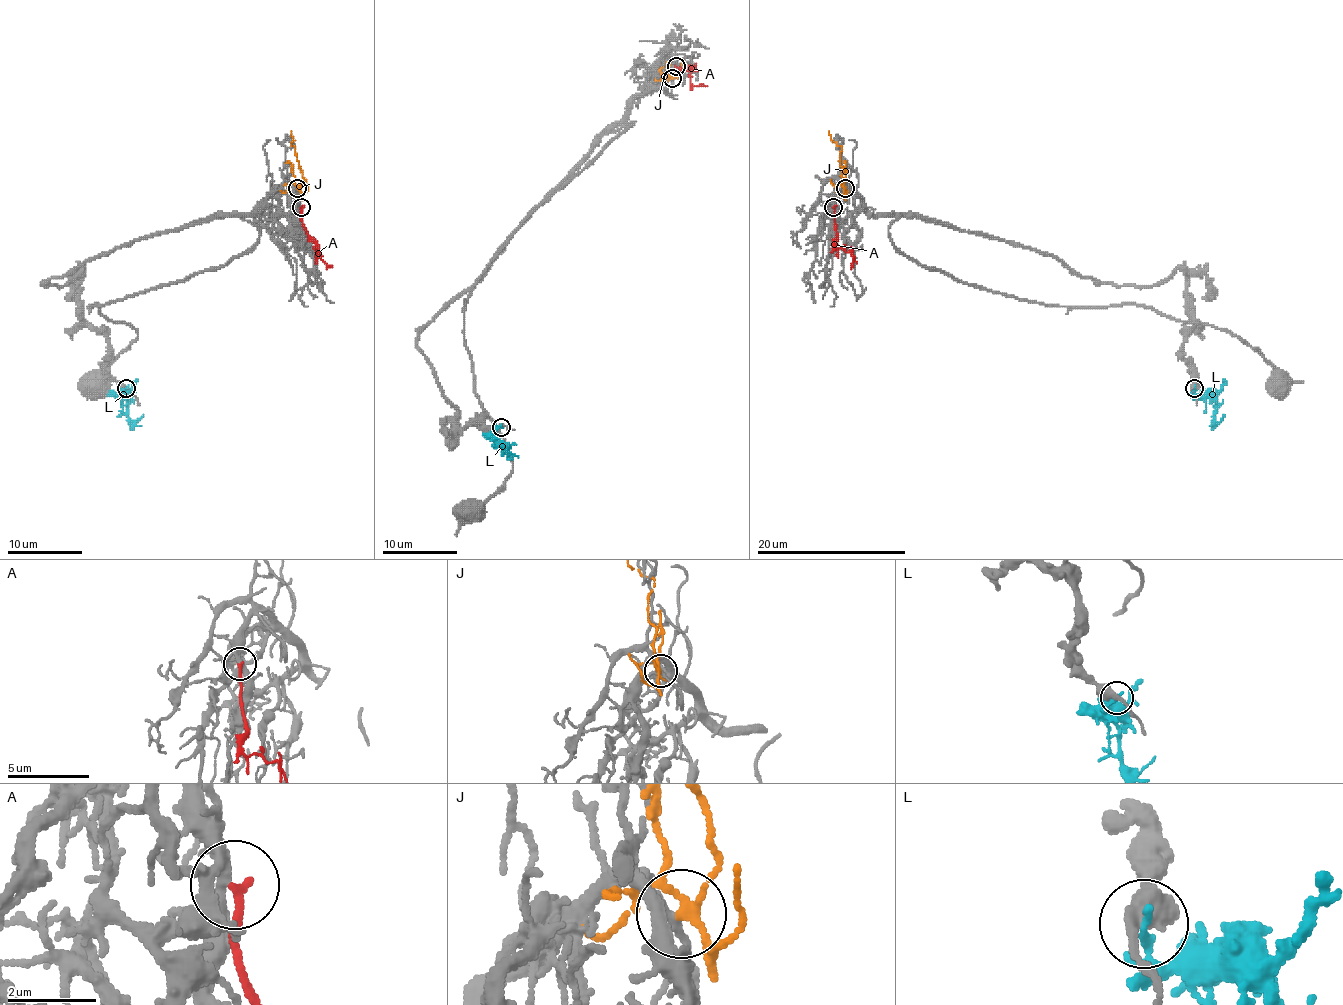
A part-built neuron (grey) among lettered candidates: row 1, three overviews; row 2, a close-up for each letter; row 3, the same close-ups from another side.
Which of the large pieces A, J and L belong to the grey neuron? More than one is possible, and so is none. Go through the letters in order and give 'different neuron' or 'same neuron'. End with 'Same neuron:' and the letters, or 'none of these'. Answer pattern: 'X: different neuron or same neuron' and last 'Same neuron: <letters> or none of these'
A: same neuron
J: different neuron
L: different neuron
Same neuron: A

